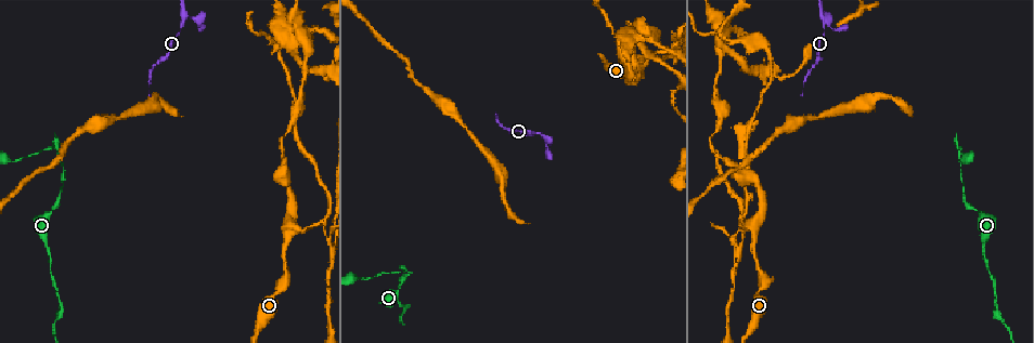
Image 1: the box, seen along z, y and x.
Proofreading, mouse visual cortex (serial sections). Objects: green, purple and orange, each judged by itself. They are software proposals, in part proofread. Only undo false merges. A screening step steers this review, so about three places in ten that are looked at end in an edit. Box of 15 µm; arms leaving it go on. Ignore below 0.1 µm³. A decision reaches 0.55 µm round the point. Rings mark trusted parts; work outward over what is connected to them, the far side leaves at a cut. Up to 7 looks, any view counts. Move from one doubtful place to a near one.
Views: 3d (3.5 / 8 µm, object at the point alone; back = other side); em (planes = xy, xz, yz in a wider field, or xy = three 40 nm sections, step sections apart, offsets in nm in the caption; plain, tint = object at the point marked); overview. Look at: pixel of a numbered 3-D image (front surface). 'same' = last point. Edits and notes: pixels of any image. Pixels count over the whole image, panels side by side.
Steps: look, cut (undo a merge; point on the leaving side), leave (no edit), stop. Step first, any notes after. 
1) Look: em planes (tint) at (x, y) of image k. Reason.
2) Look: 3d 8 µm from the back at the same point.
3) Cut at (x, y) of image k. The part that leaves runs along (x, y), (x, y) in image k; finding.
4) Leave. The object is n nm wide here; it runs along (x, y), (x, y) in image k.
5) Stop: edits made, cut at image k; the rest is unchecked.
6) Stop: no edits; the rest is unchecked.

Look: 3d 8 µm at (301, 39) of image 1. Arms run side by side.

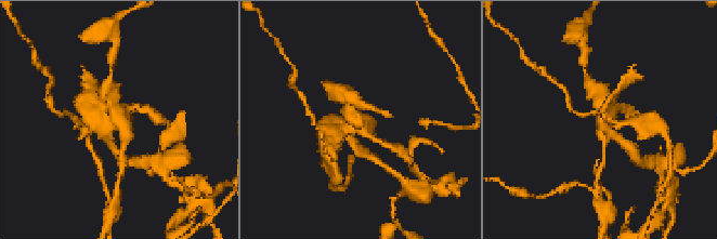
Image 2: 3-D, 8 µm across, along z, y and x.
Look: 3d 3.5 µm at (118, 122) of image 2. Closer look.

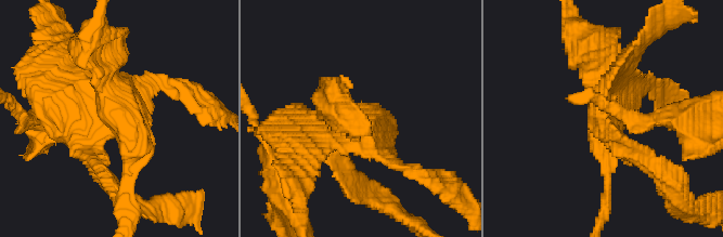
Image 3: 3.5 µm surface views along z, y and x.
Look: em xy step 3 (tint) at (119, 118) of image 3. Now the EM.

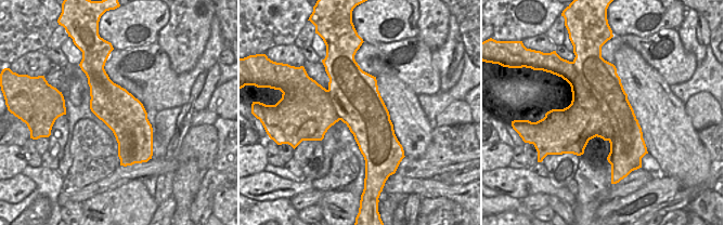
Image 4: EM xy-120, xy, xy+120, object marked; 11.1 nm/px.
Cut at (634, 150) of image 3. The part that leaves runs along (610, 128), (619, 144), (674, 187) in image 3; two cells meet here.

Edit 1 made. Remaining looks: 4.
Look: 3d 3.5 µm at (824, 16) of image 1. Sharp bend.

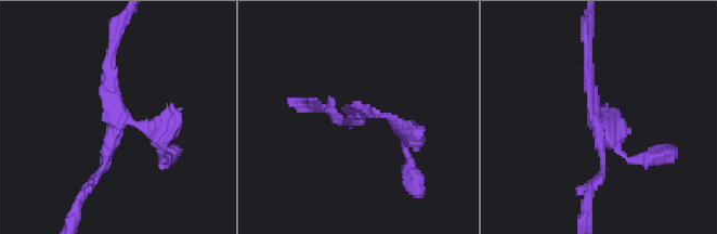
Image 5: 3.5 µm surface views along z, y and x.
Look: em xy step 2 (tint) at (118, 124) of image 5.

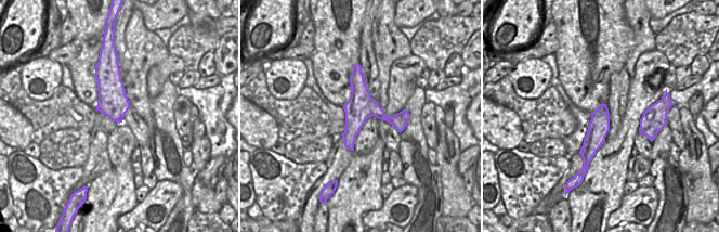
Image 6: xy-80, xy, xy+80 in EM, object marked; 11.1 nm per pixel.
Leave. Continuous, no second cell.

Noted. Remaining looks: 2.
Look: 3d 3.5 µm at (961, 151) of image 1. Narrows sharply.

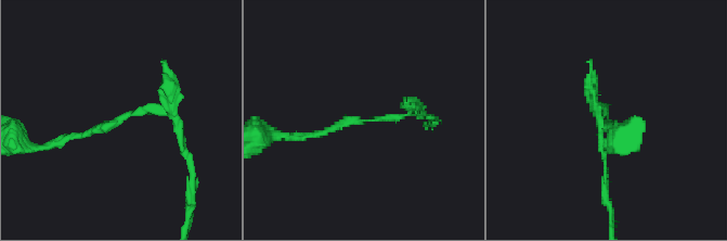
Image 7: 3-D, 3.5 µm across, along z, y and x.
Look: em planes (tint) at (607, 115) of image 7. The arms are 100, 150 nm wide; now the EM.

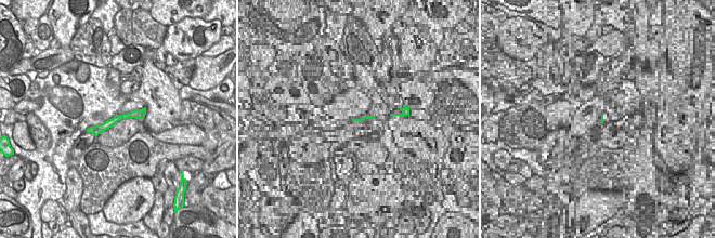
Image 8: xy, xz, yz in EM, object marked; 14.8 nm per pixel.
Cut at (119, 119) of image 7. The part that leaves runs along (155, 106), (59, 140) in image 7; a second cell is stuck on.

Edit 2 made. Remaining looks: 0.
Stop: edits made, cut at image 3, cut at image 7; the rest is unchecked.

